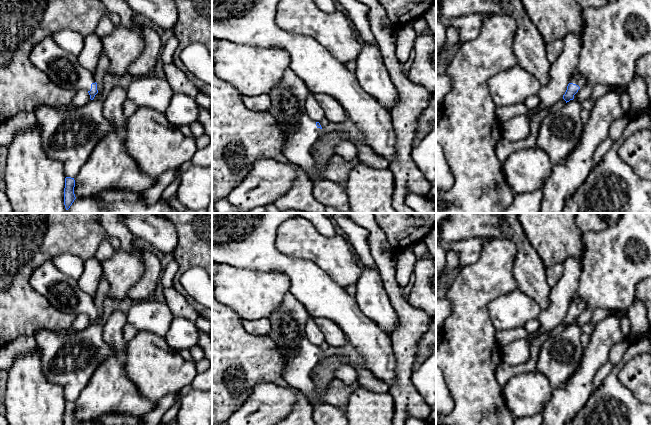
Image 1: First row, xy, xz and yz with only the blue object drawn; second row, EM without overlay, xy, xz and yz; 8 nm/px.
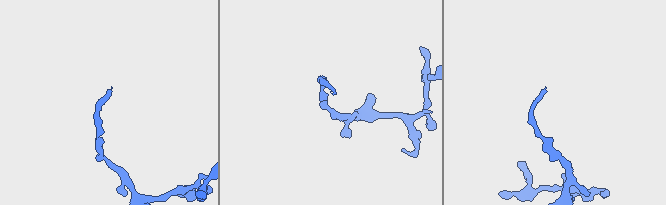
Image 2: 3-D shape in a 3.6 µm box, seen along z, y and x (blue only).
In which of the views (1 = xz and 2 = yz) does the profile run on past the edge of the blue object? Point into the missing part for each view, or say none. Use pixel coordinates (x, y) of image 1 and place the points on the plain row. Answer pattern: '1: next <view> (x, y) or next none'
1: next xz (288, 321)
2: next yz (577, 302)

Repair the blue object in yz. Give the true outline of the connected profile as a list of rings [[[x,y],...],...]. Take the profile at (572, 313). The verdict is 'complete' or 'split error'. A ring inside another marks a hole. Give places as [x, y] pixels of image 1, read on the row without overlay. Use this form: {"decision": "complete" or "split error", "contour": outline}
{"decision": "split error", "contour": [[[574,295],[569,302],[569,308],[565,318],[563,319],[563,323],[566,325],[566,327],[573,324],[574,319],[578,316],[578,314],[588,308],[589,306],[584,299]]]}

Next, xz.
{"decision": "split error", "contour": [[[290,290],[268,318],[271,323],[268,336],[276,343],[285,360],[285,368],[282,372],[284,380],[291,387],[302,392],[308,401],[310,401],[314,389],[311,373],[322,358],[320,347],[312,344],[306,337],[306,323],[310,318],[310,313]]]}

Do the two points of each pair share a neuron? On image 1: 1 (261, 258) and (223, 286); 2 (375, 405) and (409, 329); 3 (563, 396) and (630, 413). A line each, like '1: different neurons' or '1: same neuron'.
1: different neurons
2: different neurons
3: different neurons

